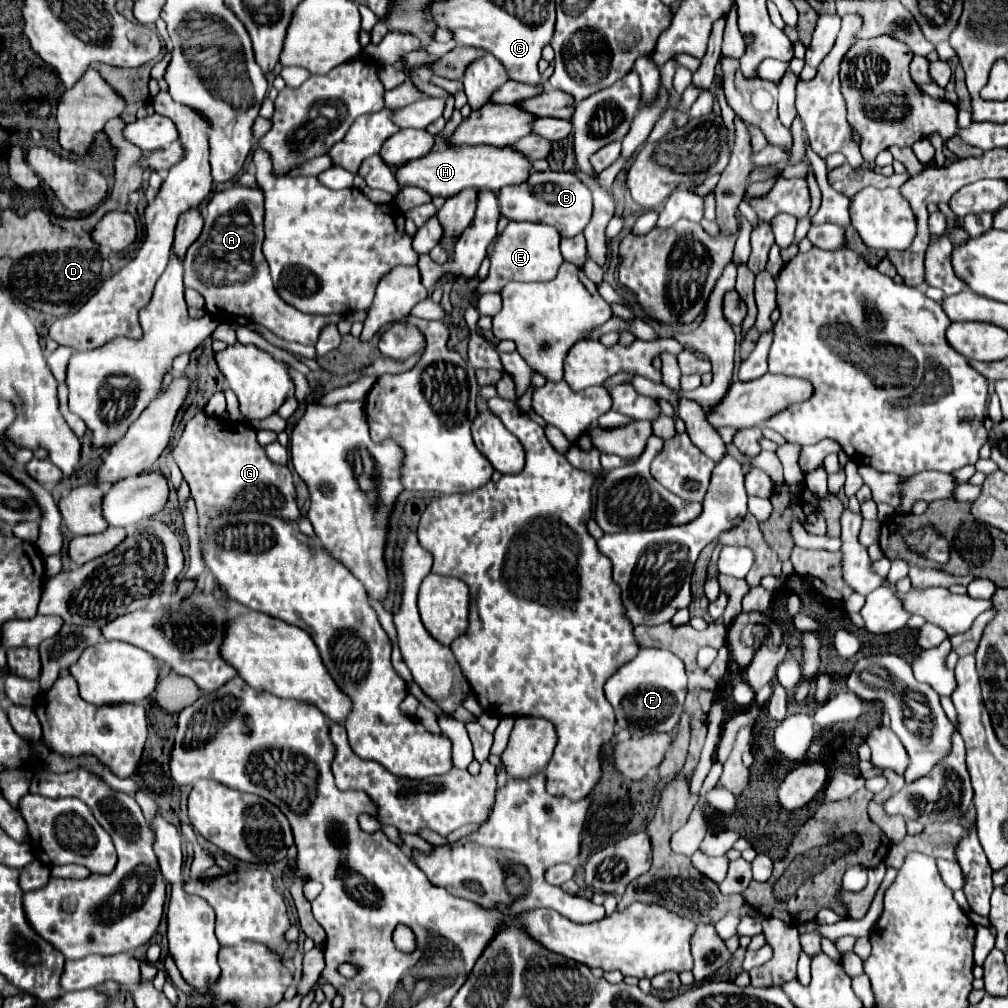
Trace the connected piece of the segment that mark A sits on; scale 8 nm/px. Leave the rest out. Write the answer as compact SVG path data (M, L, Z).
M232 185L228 189L216 191L212 195L210 203L206 205L204 229L202 229L200 237L186 251L184 285L196 289L206 299L206 311L216 321L234 321L236 319L236 323L240 323L240 325L260 323L260 325L268 327L274 335L282 337L284 341L296 341L302 345L316 345L316 337L320 335L320 329L324 327L326 317L302 313L278 297L278 293L272 285L268 261L262 253L262 241L264 241L264 193L262 193L262 189Z

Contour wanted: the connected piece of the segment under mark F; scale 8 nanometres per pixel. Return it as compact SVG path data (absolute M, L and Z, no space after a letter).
M640 649L636 659L622 665L604 689L616 713L616 727L630 731L634 737L676 731L680 715L684 713L686 681L686 669L680 657L668 649Z

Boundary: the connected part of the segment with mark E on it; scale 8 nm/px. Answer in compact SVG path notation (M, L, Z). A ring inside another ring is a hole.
M510 221L504 233L496 237L494 251L490 253L490 273L480 283L482 293L498 293L510 281L550 281L556 277L558 267L564 258L560 251L561 235L550 225L536 223L518 223Z

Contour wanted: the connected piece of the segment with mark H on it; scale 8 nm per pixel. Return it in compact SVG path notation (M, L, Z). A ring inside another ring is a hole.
M458 145L456 149L446 151L432 151L416 161L404 163L396 171L396 181L400 187L420 187L428 191L432 197L440 195L444 199L458 195L462 189L490 189L500 191L508 185L520 185L528 181L532 163L512 145L508 147L494 147L494 145Z

